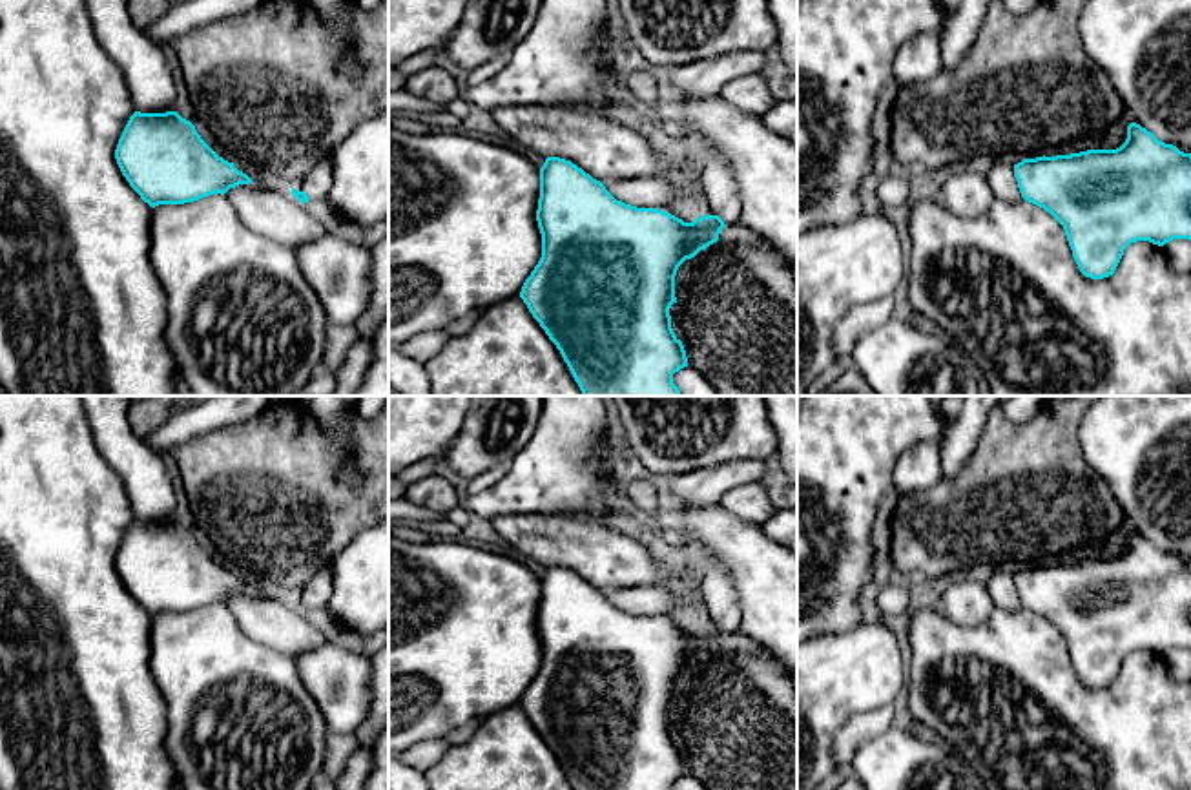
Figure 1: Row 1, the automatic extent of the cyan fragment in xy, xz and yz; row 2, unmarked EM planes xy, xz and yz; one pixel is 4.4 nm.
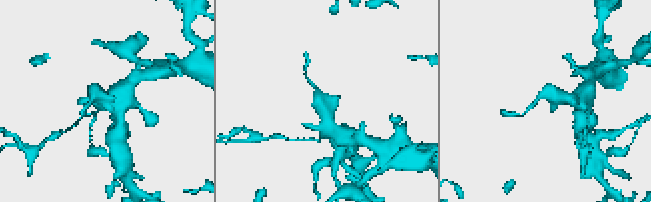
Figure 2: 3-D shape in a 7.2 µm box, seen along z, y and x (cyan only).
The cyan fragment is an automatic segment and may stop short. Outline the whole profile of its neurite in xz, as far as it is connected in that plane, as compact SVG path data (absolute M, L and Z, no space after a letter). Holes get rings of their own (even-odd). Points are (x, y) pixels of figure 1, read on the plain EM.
M711 560L699 587L706 622L693 631L616 609L606 595L571 569L547 566L540 577L536 629L542 666L520 706L560 759L575 790L673 790L688 775L671 737L678 675L719 650L724 635L740 631L735 582Z

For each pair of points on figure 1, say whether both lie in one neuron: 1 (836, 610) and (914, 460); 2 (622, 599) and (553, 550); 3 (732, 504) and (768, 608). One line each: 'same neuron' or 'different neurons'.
1: different neurons
2: different neurons
3: different neurons

